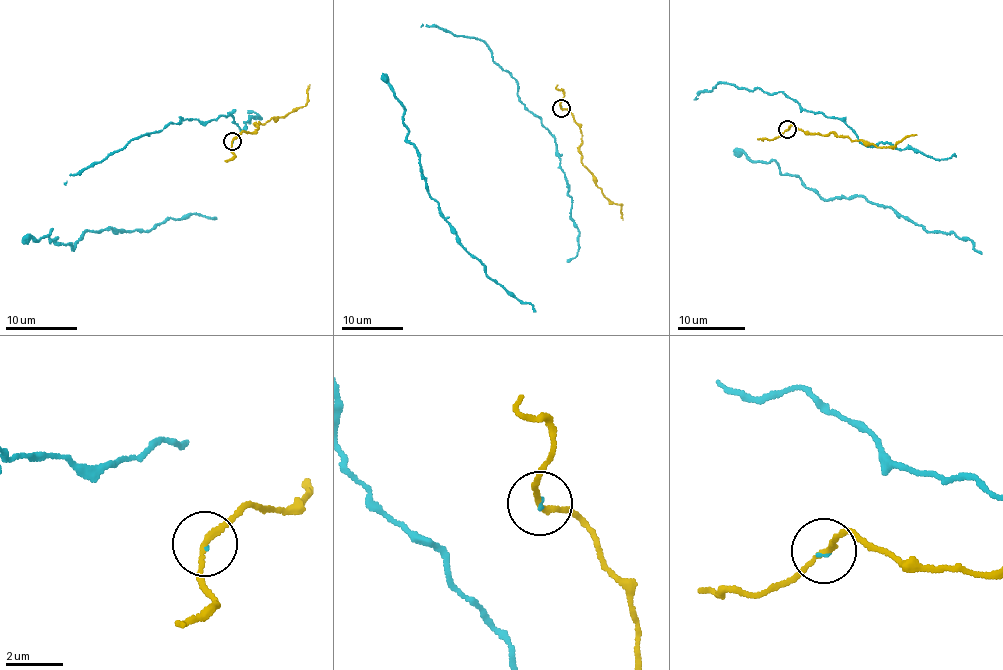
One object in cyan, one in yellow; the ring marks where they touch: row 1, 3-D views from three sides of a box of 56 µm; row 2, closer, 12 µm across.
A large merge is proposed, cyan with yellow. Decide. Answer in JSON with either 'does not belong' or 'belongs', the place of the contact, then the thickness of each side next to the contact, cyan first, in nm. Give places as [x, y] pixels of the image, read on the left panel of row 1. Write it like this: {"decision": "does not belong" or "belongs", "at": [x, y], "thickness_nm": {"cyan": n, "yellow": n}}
{"decision": "belongs", "at": [232, 141], "thickness_nm": {"cyan": 70, "yellow": 180}}

